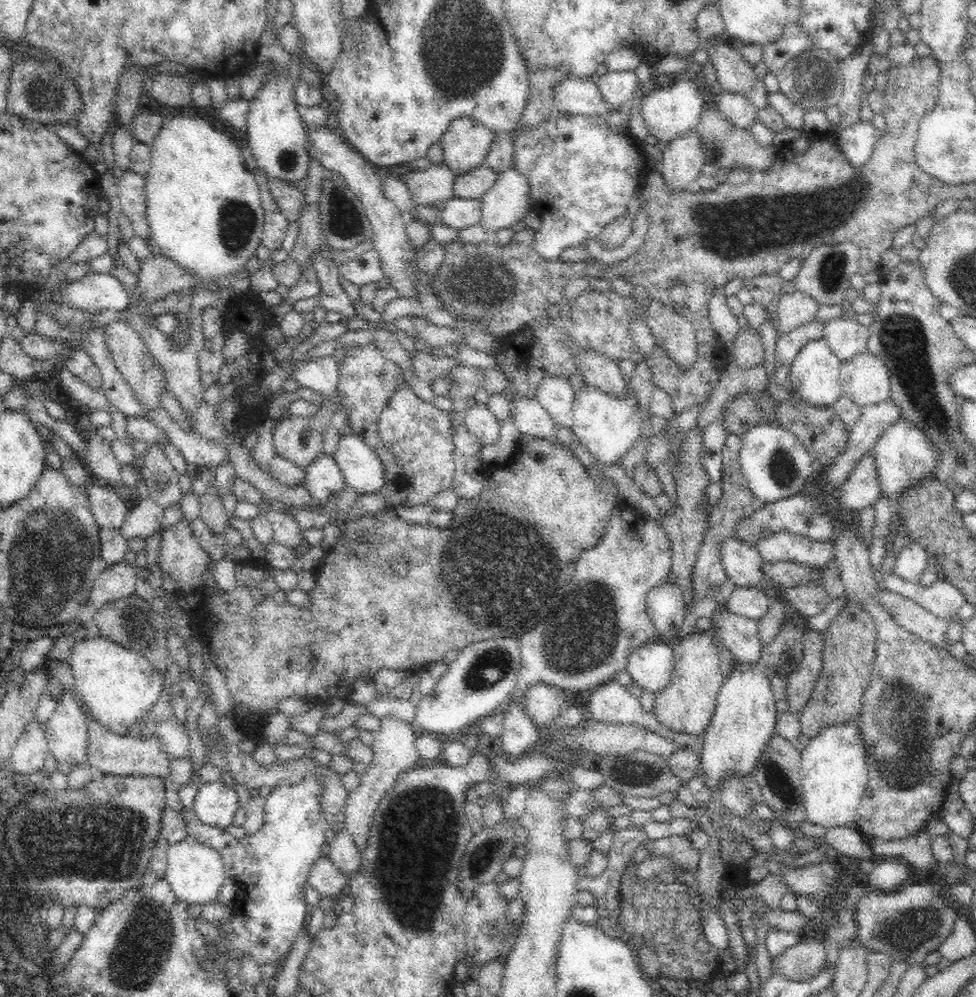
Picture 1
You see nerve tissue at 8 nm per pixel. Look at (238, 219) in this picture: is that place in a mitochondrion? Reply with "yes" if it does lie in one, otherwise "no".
yes

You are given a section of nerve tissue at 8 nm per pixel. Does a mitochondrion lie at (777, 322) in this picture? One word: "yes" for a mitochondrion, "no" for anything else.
no

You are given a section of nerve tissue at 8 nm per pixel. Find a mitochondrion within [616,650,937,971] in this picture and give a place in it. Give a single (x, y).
(900, 750)

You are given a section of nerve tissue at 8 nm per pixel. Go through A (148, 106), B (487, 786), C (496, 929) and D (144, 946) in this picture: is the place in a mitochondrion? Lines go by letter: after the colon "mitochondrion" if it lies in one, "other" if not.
A: other
B: other
C: mitochondrion
D: mitochondrion

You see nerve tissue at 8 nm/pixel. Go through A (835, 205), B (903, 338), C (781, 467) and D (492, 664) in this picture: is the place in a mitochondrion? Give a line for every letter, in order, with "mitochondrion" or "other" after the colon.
A: mitochondrion
B: mitochondrion
C: mitochondrion
D: mitochondrion

